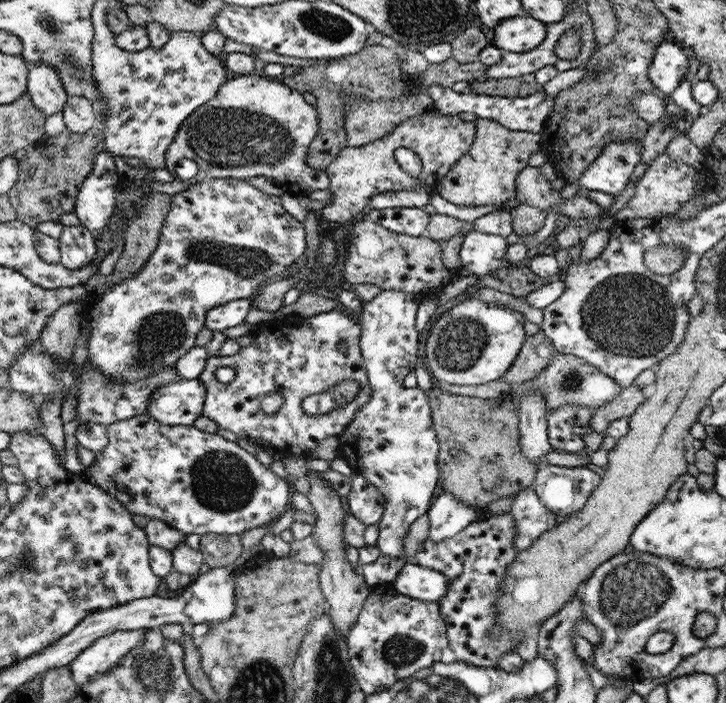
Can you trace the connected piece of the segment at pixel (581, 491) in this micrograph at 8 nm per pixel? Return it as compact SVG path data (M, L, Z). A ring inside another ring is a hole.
M544 463L536 474L534 491L552 514L570 516L584 508L600 479L600 470L592 466L564 467Z

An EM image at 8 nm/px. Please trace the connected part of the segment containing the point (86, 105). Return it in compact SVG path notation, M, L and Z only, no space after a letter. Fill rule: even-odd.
M68 96L63 108L65 128L72 133L85 134L96 126L96 109L93 102L83 96Z

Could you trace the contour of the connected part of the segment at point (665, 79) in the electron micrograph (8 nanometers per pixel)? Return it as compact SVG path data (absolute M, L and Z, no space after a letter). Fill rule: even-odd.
M663 41L655 48L648 77L657 93L669 96L685 79L689 66L689 57L684 48L676 43Z

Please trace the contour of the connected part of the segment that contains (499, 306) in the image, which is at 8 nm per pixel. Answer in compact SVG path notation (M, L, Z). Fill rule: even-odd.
M476 297L457 302L440 315L426 338L427 368L443 384L476 386L504 375L518 356L525 338L526 317L498 301L482 302Z

